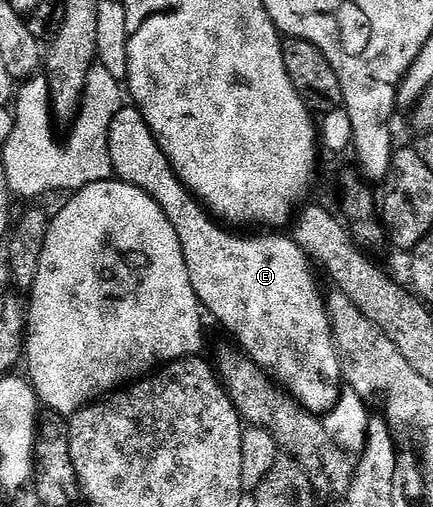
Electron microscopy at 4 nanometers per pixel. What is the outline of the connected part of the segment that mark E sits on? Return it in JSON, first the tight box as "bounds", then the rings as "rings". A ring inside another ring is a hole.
{"bounds":[176,216,342,415],"rings":[[[211,216],[206,221],[196,221],[196,217],[176,217],[176,221],[180,221],[177,235],[186,259],[190,283],[201,306],[207,312],[209,309],[232,332],[231,340],[251,357],[255,365],[275,378],[297,405],[317,415],[332,410],[342,392],[340,361],[325,311],[325,298],[322,289],[320,293],[316,286],[316,277],[312,274],[314,265],[308,254],[288,235],[243,237],[240,234],[243,232],[221,227]]]}

